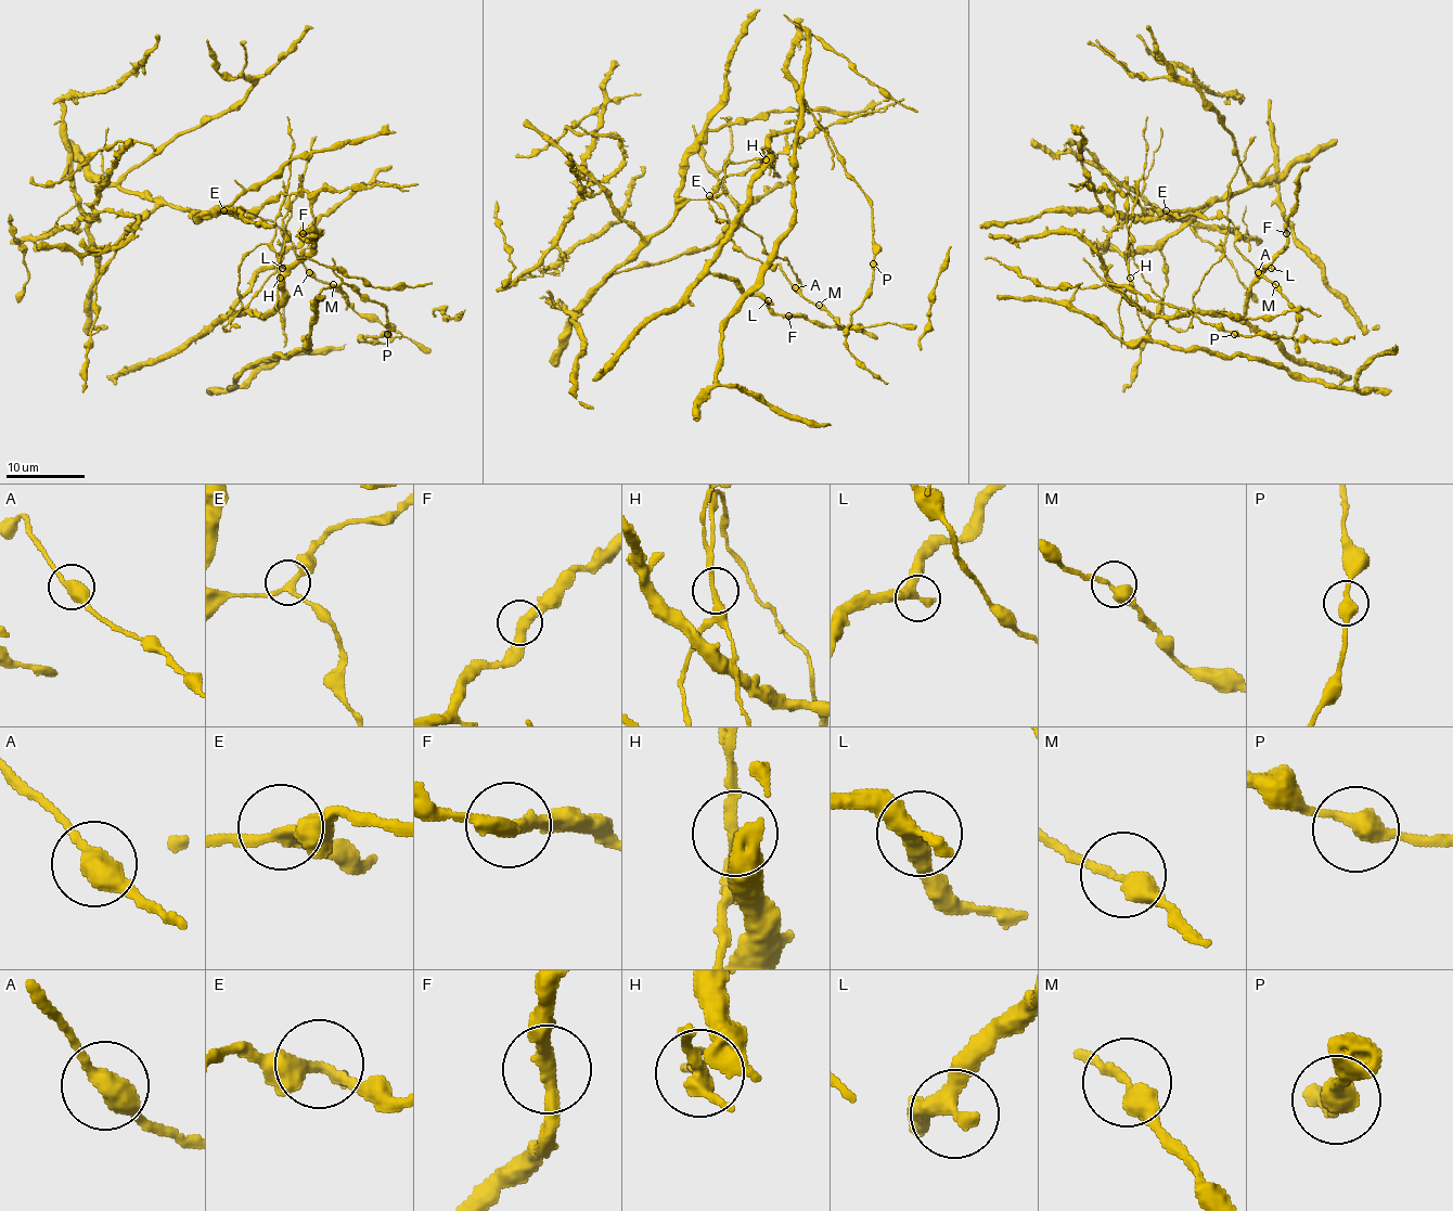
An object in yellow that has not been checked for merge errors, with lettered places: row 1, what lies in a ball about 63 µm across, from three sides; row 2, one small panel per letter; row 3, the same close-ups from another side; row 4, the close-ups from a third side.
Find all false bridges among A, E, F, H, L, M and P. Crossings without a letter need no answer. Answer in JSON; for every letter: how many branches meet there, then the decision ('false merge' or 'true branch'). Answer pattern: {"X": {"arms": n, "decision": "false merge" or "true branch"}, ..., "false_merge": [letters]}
{"A": {"arms": 2, "decision": "true branch"}, "E": {"arms": 3, "decision": "true branch"}, "F": {"arms": 2, "decision": "true branch"}, "H": {"arms": 2, "decision": "false merge"}, "L": {"arms": 2, "decision": "true branch"}, "M": {"arms": 2, "decision": "true branch"}, "P": {"arms": 2, "decision": "true branch"}, "false_merge": ["H"]}

